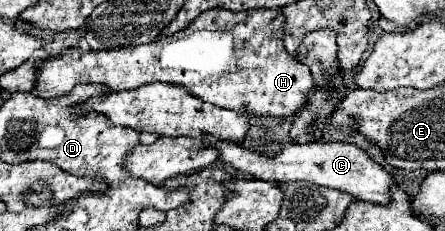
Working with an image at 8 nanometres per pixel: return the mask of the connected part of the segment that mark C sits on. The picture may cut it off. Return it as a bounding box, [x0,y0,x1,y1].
[216,142,396,204]

